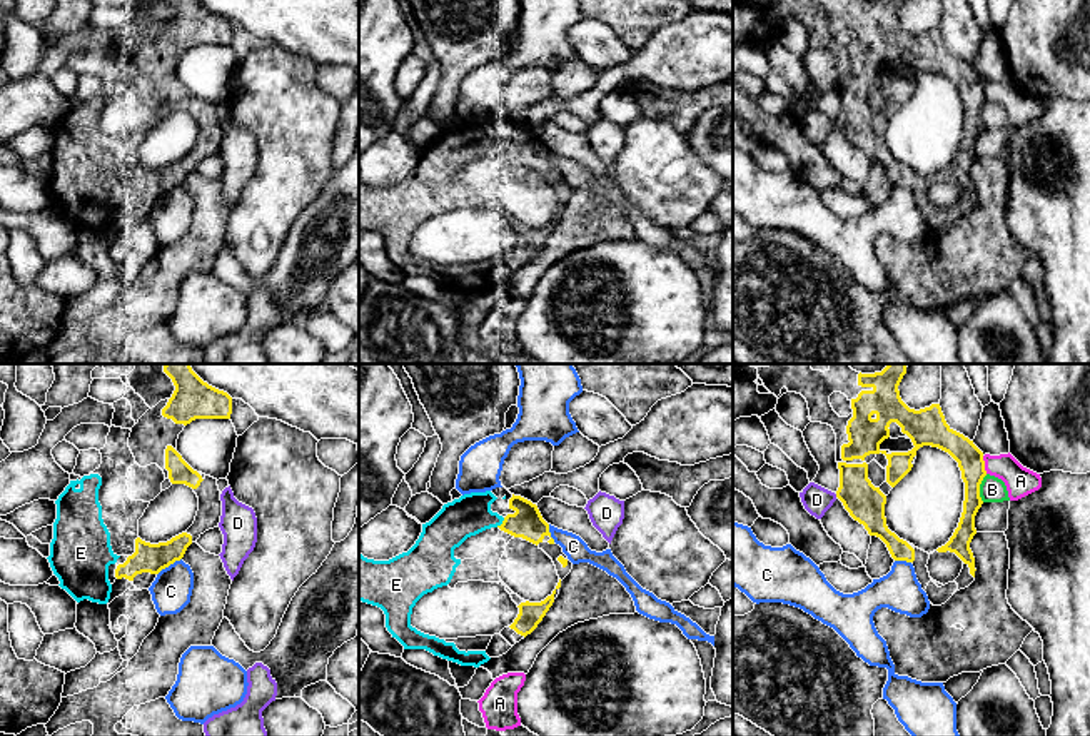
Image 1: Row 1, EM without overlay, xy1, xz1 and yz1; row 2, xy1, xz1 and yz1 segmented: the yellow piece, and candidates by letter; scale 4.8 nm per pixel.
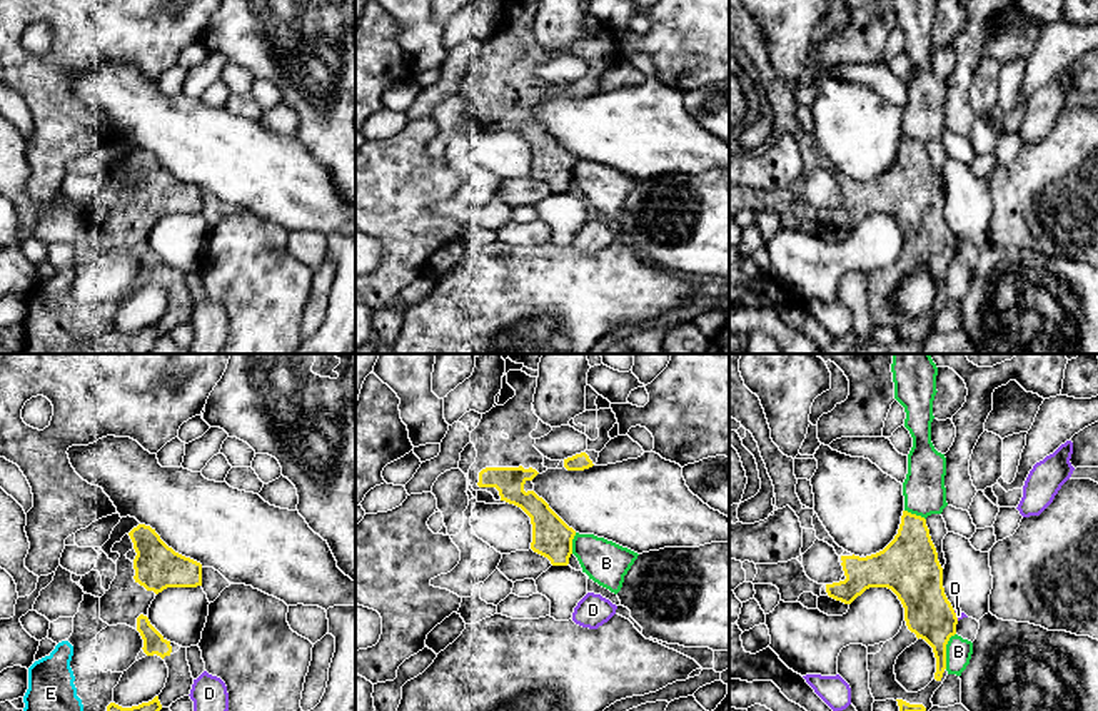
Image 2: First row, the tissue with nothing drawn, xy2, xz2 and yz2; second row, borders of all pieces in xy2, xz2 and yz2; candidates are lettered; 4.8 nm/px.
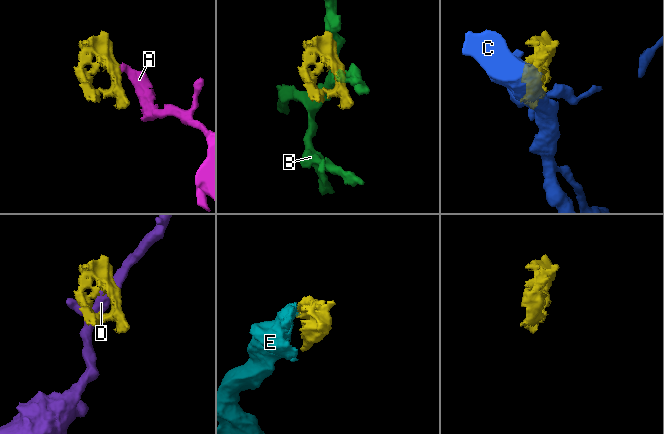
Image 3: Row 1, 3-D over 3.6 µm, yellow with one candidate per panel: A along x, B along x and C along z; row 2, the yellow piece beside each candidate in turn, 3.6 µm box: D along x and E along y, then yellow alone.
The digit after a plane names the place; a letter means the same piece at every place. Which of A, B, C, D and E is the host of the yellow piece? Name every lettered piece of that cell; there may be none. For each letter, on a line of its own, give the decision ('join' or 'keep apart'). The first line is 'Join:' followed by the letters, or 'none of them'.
Join: E
A: keep apart
B: keep apart
C: keep apart
D: keep apart
E: join

